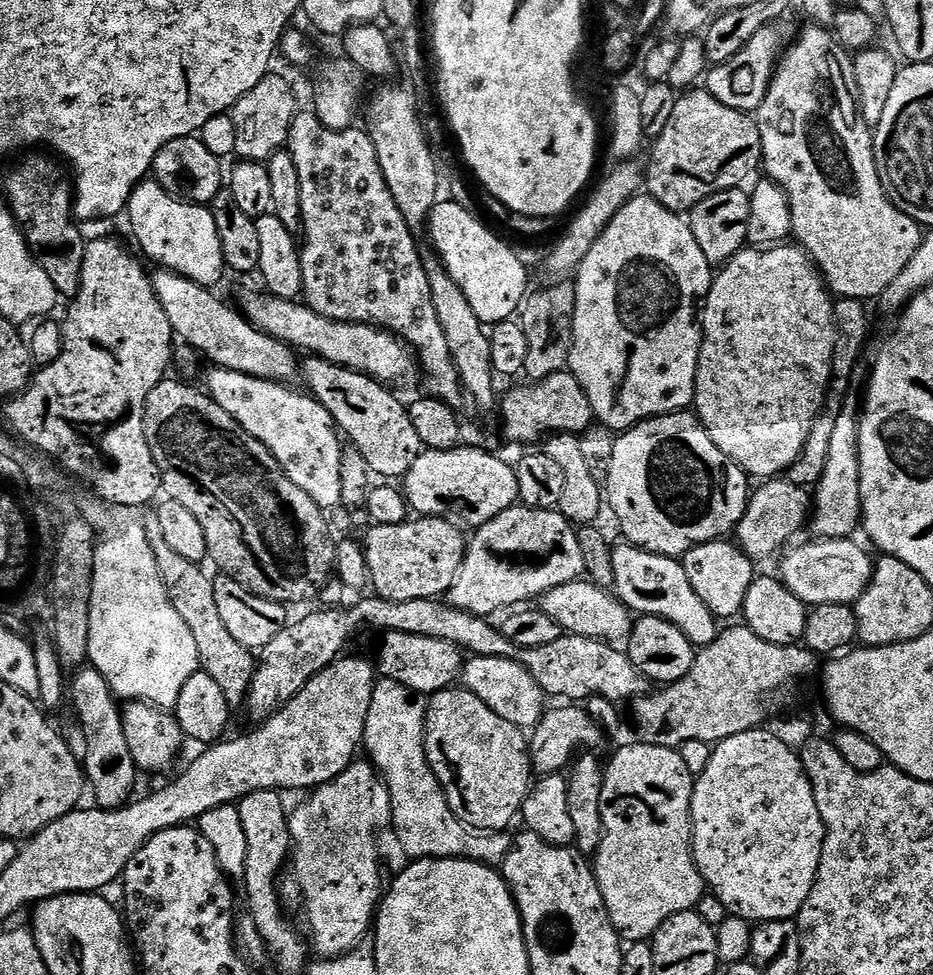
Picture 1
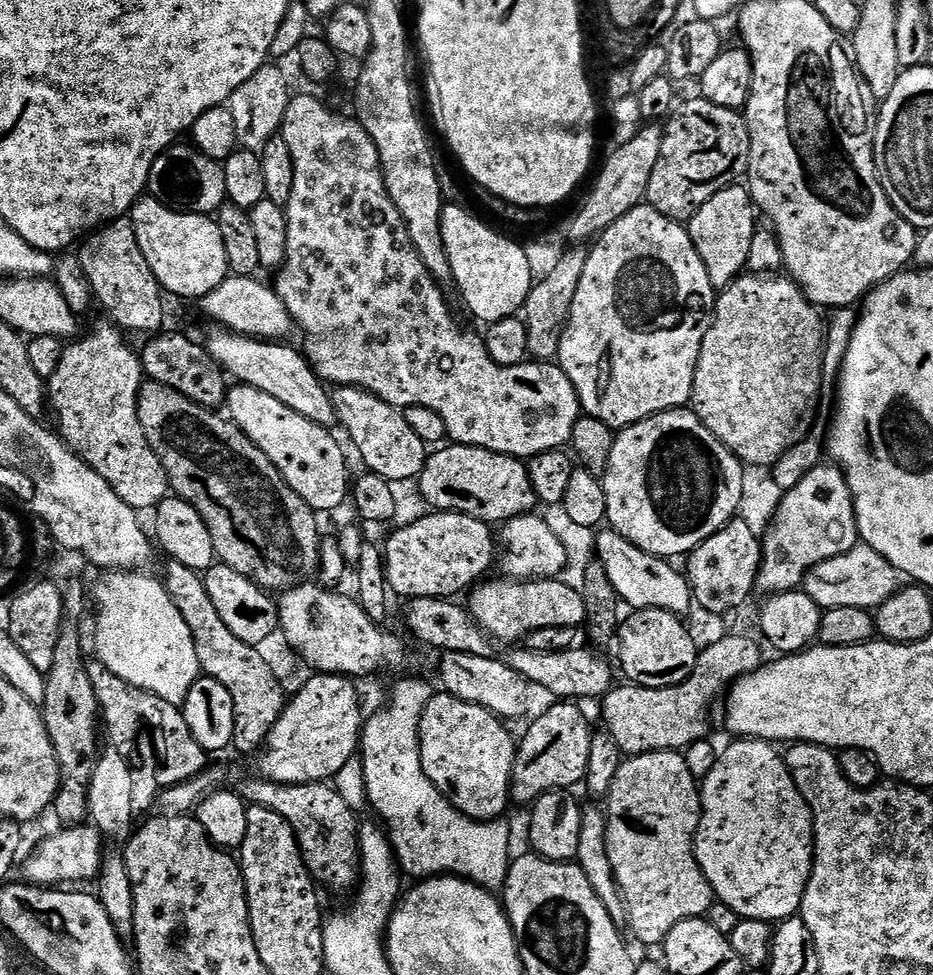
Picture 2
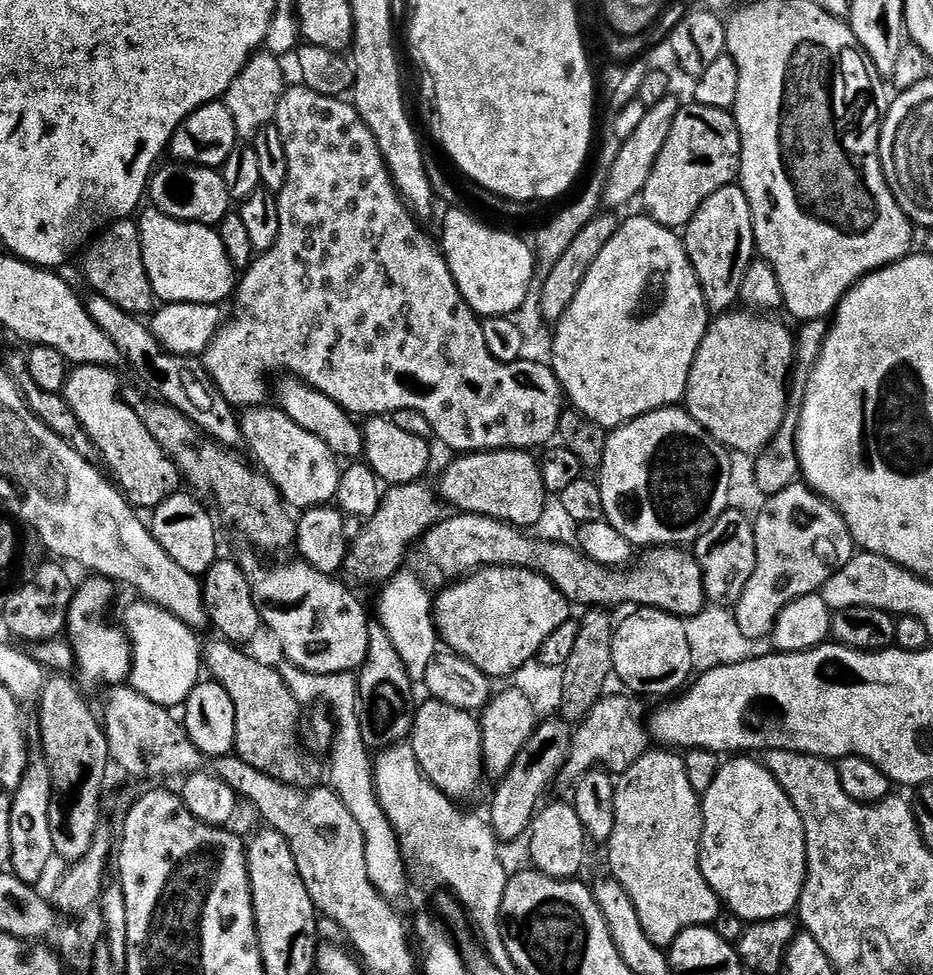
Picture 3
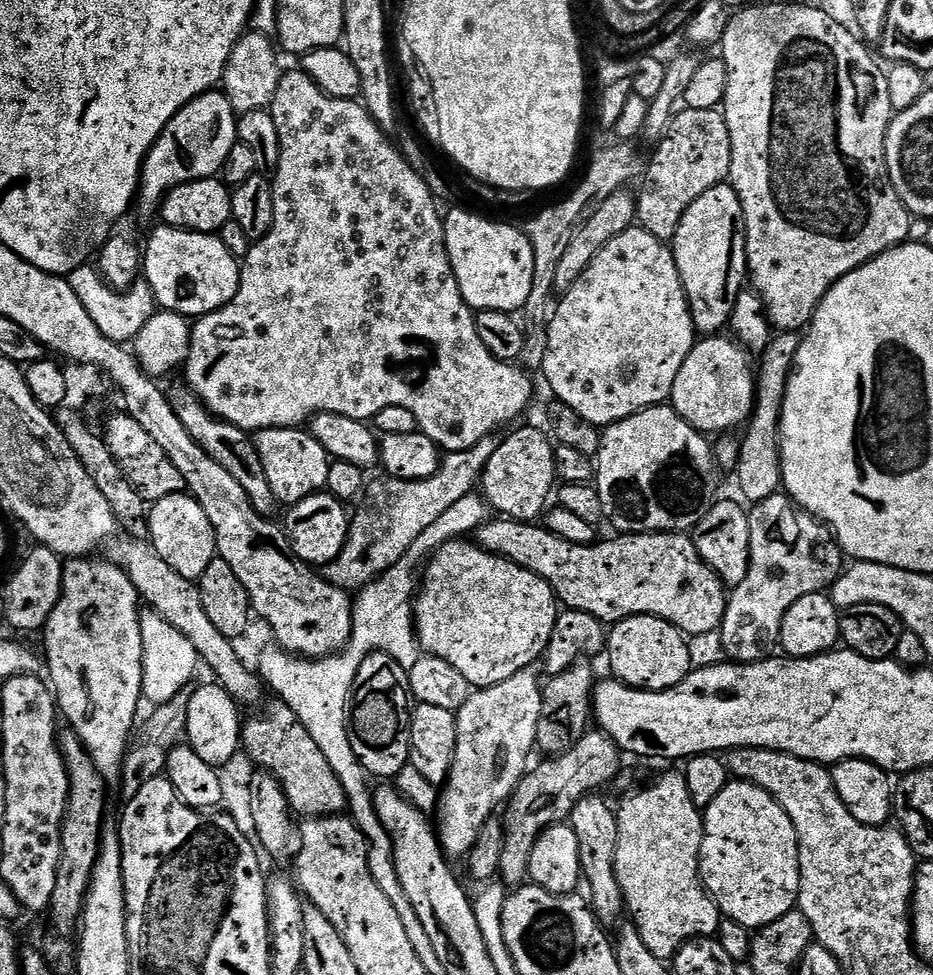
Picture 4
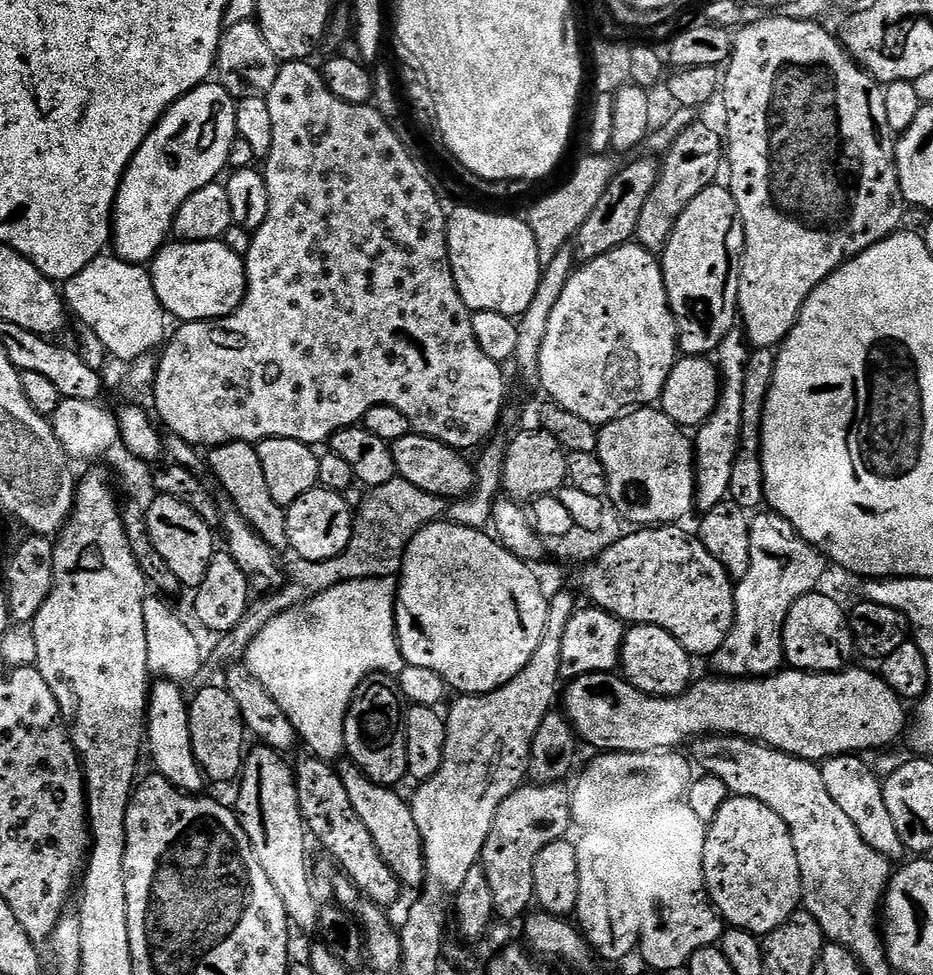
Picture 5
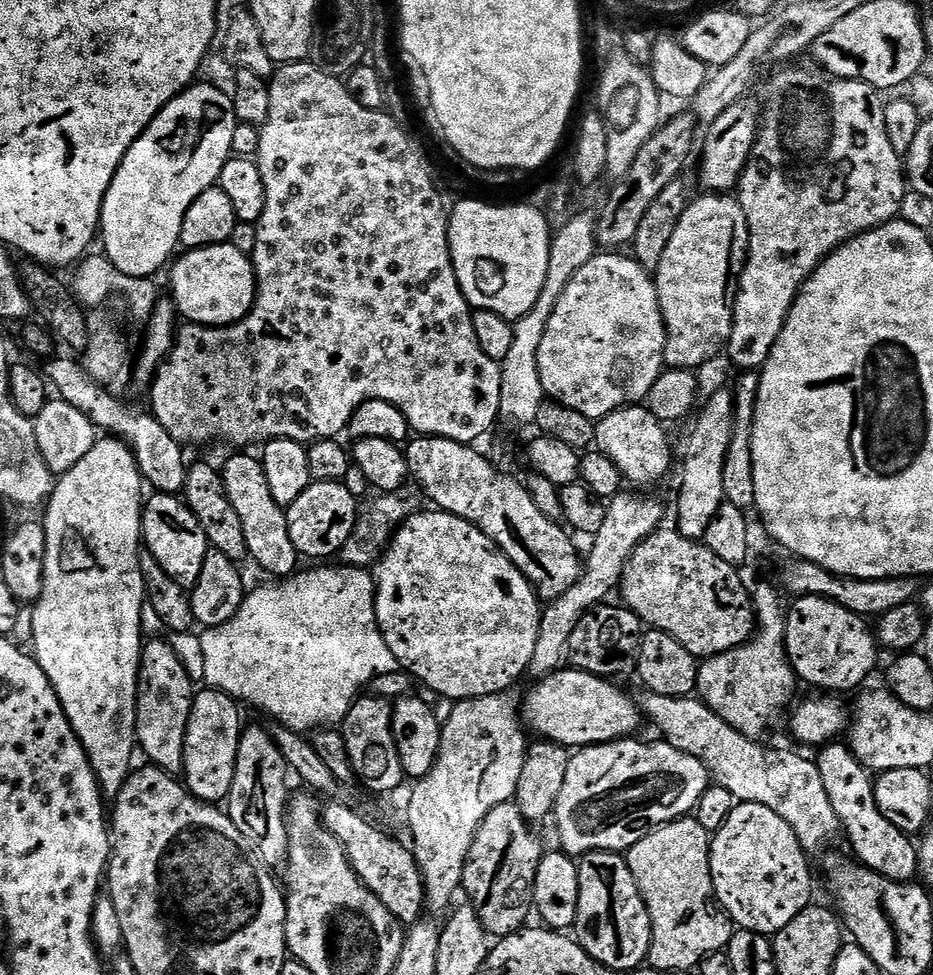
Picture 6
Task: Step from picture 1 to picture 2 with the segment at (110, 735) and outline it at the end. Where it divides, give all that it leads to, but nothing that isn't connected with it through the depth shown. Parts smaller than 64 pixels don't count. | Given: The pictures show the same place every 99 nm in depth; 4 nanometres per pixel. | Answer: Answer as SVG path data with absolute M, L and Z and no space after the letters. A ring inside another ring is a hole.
M110 748L107 750L108 750L108 752L104 753L104 751L103 751L99 755L99 758L97 759L96 764L95 764L94 774L91 776L90 786L88 787L88 815L89 815L89 819L91 820L91 823L97 829L99 829L99 831L101 832L101 836L104 837L104 839L105 839L104 852L103 852L103 866L100 867L100 873L96 879L96 886L98 886L98 889L96 889L96 895L97 895L97 898L99 899L99 901L103 904L106 912L108 912L108 916L110 916L110 920L111 920L112 924L114 925L120 939L122 941L126 942L126 941L129 941L133 937L134 900L133 900L133 888L130 886L129 874L128 874L128 871L126 871L126 869L125 869L123 847L125 846L125 844L127 844L128 839L134 830L134 823L132 824L132 820L134 818L134 774L128 764L130 762L127 757L122 756L113 748Z

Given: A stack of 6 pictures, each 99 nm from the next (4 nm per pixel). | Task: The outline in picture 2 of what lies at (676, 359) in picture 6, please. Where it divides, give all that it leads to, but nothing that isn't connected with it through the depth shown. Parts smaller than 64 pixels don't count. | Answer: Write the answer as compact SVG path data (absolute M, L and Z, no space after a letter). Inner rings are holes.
M743 183L731 184L729 188L718 190L710 202L706 202L687 221L686 227L694 246L698 250L698 258L702 258L702 266L706 266L706 274L710 274L712 287L723 290L733 284L747 269L750 258L750 242L758 227L758 209L752 203L752 196Z

